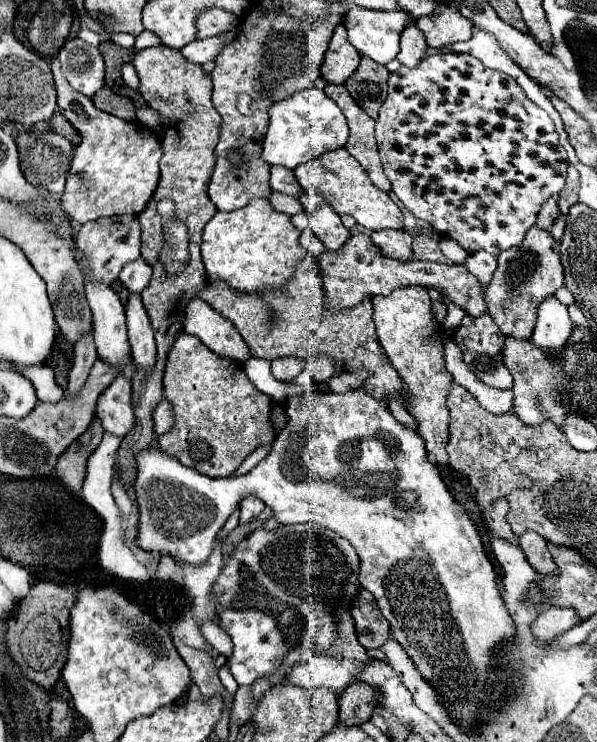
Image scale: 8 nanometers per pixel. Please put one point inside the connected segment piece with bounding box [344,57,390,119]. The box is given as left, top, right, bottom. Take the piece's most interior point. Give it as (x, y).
(367, 85)

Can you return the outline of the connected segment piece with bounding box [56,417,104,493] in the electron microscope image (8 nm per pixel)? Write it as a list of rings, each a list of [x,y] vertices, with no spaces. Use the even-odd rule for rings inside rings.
[[[94,417],[92,425],[58,457],[56,463],[56,471],[58,477],[64,481],[64,485],[78,493],[84,481],[84,473],[86,473],[86,459],[90,457],[90,453],[98,447],[98,443],[102,441],[104,429],[100,425],[100,419]]]

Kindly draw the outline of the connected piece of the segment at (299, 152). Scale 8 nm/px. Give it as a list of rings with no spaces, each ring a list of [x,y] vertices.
[[[308,87],[284,101],[276,101],[268,109],[270,123],[262,141],[262,159],[268,165],[282,165],[294,169],[302,163],[308,163],[320,157],[326,151],[334,151],[346,145],[348,125],[342,117],[342,111],[334,101],[330,101],[322,89]]]

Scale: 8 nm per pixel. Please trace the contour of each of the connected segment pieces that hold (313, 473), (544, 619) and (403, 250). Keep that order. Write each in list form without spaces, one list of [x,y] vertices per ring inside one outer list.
[[[314,389],[298,393],[288,397],[286,401],[286,413],[288,413],[288,425],[276,435],[272,449],[268,453],[268,457],[264,461],[260,461],[252,471],[238,475],[238,477],[228,477],[228,479],[212,479],[208,475],[202,475],[190,467],[184,467],[180,461],[176,461],[176,457],[164,453],[160,447],[148,447],[144,451],[140,451],[140,455],[136,455],[136,481],[132,485],[136,501],[138,501],[138,525],[140,525],[140,533],[136,535],[138,547],[152,553],[154,557],[174,557],[178,561],[190,563],[190,565],[204,565],[204,561],[208,561],[214,545],[216,545],[216,535],[218,531],[224,527],[224,523],[228,521],[228,517],[240,507],[240,501],[250,493],[254,497],[258,497],[266,507],[270,507],[274,511],[274,517],[278,523],[282,525],[298,525],[298,523],[318,523],[320,527],[326,527],[334,533],[338,533],[340,537],[348,539],[352,543],[352,547],[356,549],[358,557],[360,557],[360,585],[364,589],[368,589],[380,611],[384,613],[384,617],[390,621],[392,629],[392,637],[408,651],[408,655],[414,659],[418,671],[444,695],[444,703],[450,707],[450,713],[458,719],[460,725],[476,725],[478,723],[478,709],[482,705],[488,703],[490,695],[488,689],[492,685],[492,681],[496,679],[498,671],[494,669],[492,663],[492,653],[500,649],[500,643],[504,639],[512,639],[514,637],[514,623],[500,599],[500,593],[496,589],[496,573],[494,567],[484,551],[482,539],[478,535],[478,527],[476,523],[468,517],[466,509],[462,505],[458,505],[452,497],[452,493],[448,491],[448,487],[444,485],[440,473],[436,471],[436,467],[428,461],[426,457],[426,447],[424,447],[424,439],[410,427],[402,425],[400,421],[394,419],[394,415],[388,409],[388,403],[384,399],[372,397],[370,393],[364,393],[364,389],[356,389],[352,393],[318,393]]]
[[[550,607],[538,613],[538,619],[532,623],[532,635],[536,641],[550,641],[570,627],[574,627],[580,619],[576,617],[574,609],[560,609],[560,607]]]
[[[384,229],[384,231],[374,231],[372,235],[374,245],[386,255],[394,259],[410,259],[412,257],[412,237],[406,231],[394,231],[394,229]]]

